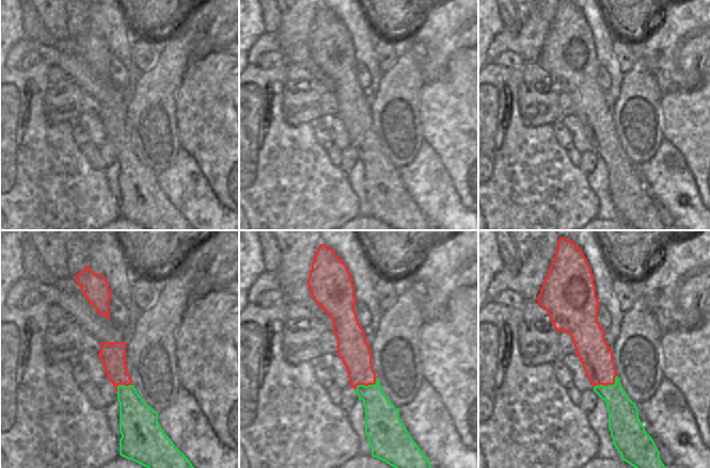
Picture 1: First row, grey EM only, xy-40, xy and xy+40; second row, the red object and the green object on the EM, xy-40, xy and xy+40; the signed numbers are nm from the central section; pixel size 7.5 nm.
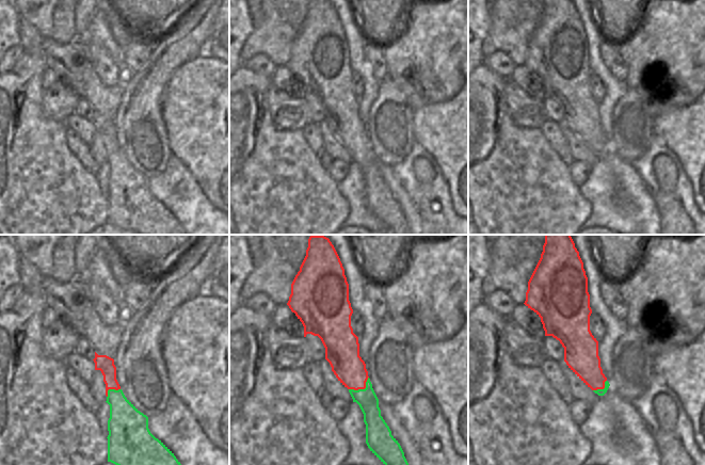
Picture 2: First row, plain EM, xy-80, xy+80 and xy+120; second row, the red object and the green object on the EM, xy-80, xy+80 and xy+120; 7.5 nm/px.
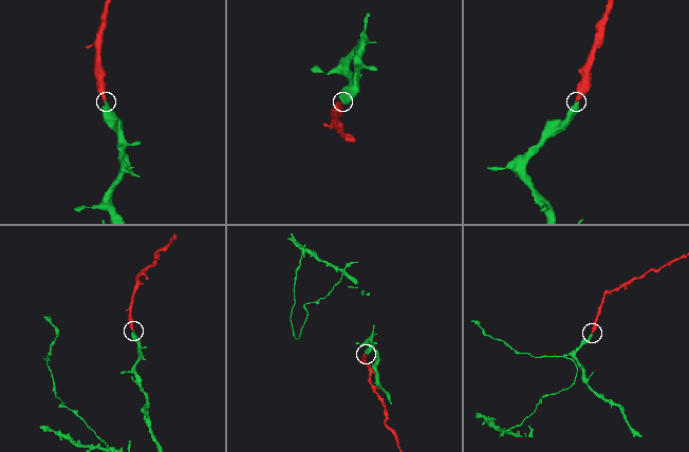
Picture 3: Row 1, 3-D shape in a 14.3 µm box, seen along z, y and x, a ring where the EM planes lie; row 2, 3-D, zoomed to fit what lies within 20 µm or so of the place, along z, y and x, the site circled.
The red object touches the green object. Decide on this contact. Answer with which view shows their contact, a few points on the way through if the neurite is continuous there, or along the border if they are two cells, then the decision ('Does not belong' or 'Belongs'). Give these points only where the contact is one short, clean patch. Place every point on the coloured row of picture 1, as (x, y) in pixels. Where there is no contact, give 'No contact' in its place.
Touches red in xy. Path across: xy (356, 354), (366, 385), (380, 415). Belongs.

